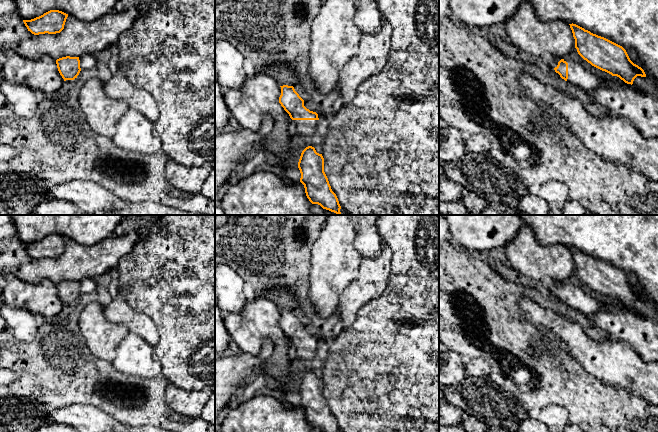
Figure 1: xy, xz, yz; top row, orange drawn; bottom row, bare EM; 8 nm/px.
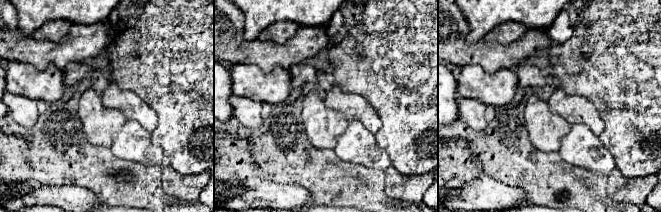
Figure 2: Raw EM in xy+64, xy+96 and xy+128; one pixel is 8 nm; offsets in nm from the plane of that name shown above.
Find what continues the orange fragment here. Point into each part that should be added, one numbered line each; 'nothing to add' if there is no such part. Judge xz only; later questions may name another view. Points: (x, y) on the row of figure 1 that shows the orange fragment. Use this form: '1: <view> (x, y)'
1: xz (303, 127)

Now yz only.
1: yz (577, 75)

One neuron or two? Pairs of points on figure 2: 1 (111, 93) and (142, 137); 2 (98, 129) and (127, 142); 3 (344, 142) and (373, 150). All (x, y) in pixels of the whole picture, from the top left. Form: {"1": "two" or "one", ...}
{"1": "two", "2": "two", "3": "one"}

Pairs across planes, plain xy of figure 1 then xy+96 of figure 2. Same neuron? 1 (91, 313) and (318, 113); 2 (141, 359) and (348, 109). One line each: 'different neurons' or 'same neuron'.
1: same neuron
2: different neurons

